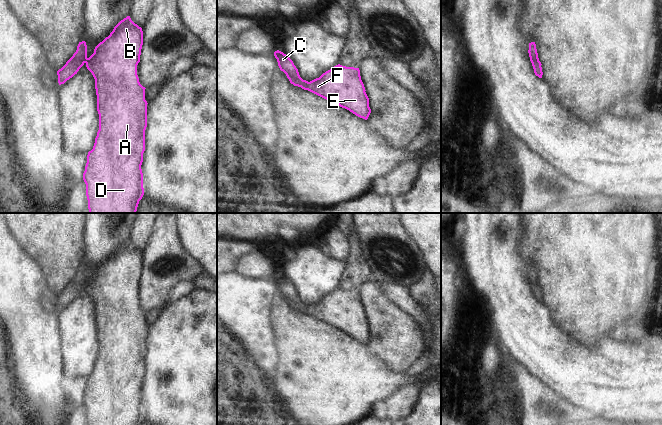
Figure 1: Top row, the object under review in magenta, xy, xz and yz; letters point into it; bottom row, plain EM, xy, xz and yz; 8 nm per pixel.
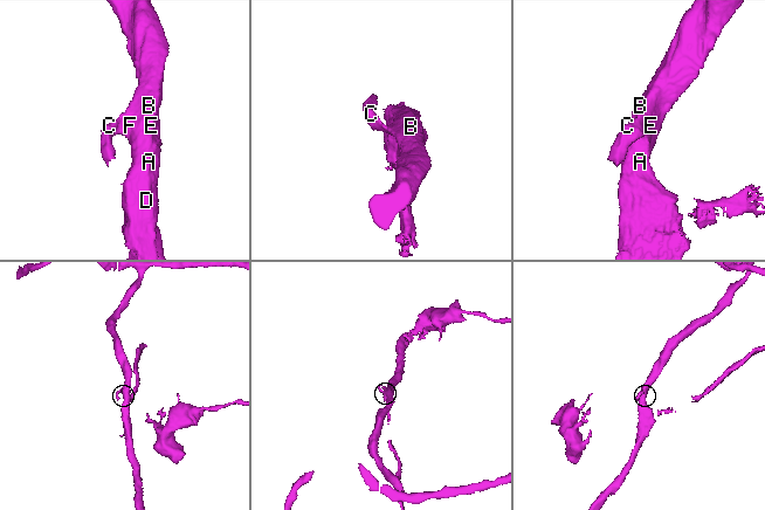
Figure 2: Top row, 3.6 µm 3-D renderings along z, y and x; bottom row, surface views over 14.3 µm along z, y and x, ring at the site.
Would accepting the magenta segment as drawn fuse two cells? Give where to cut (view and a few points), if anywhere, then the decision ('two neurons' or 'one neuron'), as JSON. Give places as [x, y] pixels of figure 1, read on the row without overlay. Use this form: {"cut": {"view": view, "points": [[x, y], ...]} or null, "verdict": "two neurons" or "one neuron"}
{"cut": null, "verdict": "one neuron"}

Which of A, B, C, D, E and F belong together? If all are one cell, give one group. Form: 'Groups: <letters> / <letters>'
Groups: A B C D E F

